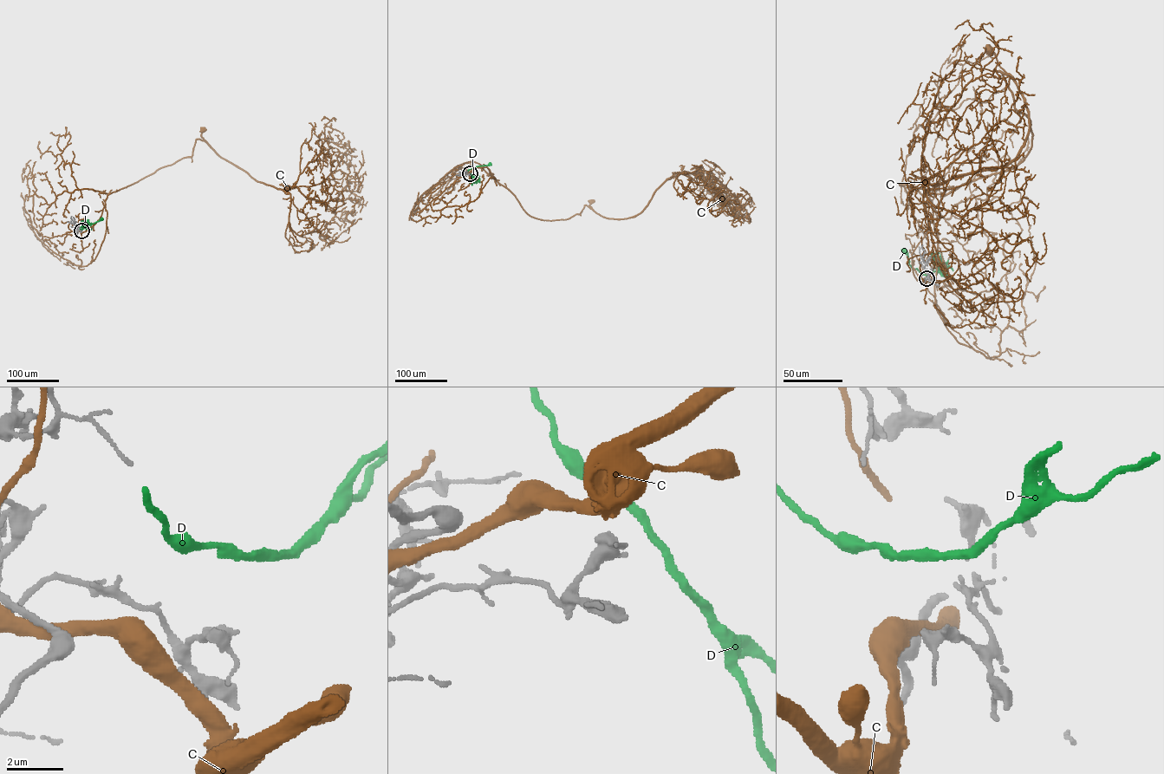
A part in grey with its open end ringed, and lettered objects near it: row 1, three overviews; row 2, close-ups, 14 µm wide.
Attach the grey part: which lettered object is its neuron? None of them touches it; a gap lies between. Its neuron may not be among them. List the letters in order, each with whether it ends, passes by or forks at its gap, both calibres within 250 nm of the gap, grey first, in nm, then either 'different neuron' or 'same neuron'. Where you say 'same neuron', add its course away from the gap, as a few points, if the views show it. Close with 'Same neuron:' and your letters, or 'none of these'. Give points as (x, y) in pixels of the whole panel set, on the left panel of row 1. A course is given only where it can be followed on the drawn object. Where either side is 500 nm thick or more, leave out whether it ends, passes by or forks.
C: it passes by; 400 nm thick on the grey side, 440 nm on the other; different neuron
D: it passes by; 400 nm thick on the grey side, 280 nm on the other; same neuron; it runs (81, 229), (81, 226), (101, 218)
Same neuron: D

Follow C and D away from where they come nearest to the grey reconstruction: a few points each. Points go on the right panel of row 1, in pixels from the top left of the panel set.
C: (925, 280), (912, 253), (942, 198), (1013, 168), (1031, 146), (1030, 121), (998, 71), (1012, 78), (990, 48)
D: (926, 275), (911, 267), (904, 250)

